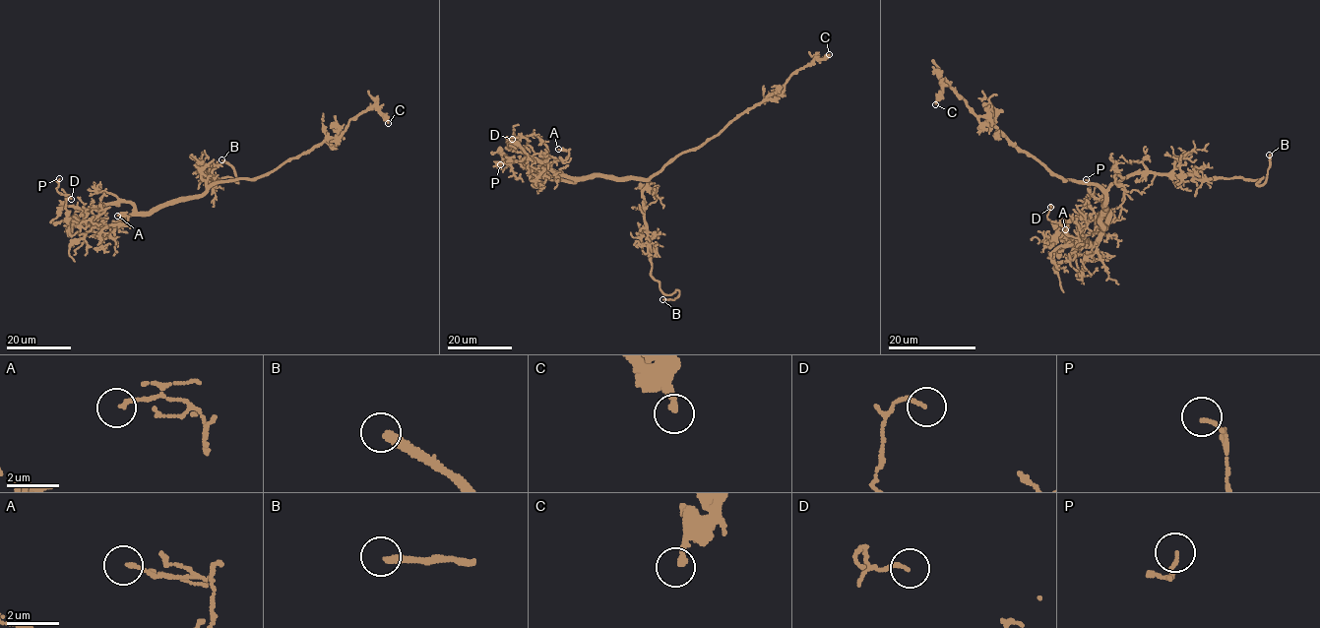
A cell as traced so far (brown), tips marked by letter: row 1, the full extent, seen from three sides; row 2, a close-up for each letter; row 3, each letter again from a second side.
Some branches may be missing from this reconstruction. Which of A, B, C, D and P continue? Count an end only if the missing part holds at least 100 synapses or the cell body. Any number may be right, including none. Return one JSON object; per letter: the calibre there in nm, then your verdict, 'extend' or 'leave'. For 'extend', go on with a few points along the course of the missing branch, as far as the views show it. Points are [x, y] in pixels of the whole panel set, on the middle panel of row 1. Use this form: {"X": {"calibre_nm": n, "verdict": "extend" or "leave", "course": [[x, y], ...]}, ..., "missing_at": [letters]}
{"A": {"calibre_nm": 140, "verdict": "leave"}, "B": {"calibre_nm": 280, "verdict": "extend", "course": [[662, 299], [645, 294]]}, "C": {"calibre_nm": 220, "verdict": "leave"}, "D": {"calibre_nm": 130, "verdict": "leave"}, "P": {"calibre_nm": 120, "verdict": "leave"}, "missing_at": ["B"]}

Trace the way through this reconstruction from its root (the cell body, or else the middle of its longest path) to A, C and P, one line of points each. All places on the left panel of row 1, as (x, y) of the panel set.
A: (228, 181), (93, 227), (128, 219), (117, 216)
C: (228, 181), (256, 179), (326, 140), (338, 138), (351, 119), (374, 105), (388, 123)
P: (228, 181), (137, 212), (129, 202), (87, 209), (67, 206), (56, 189), (59, 178)

